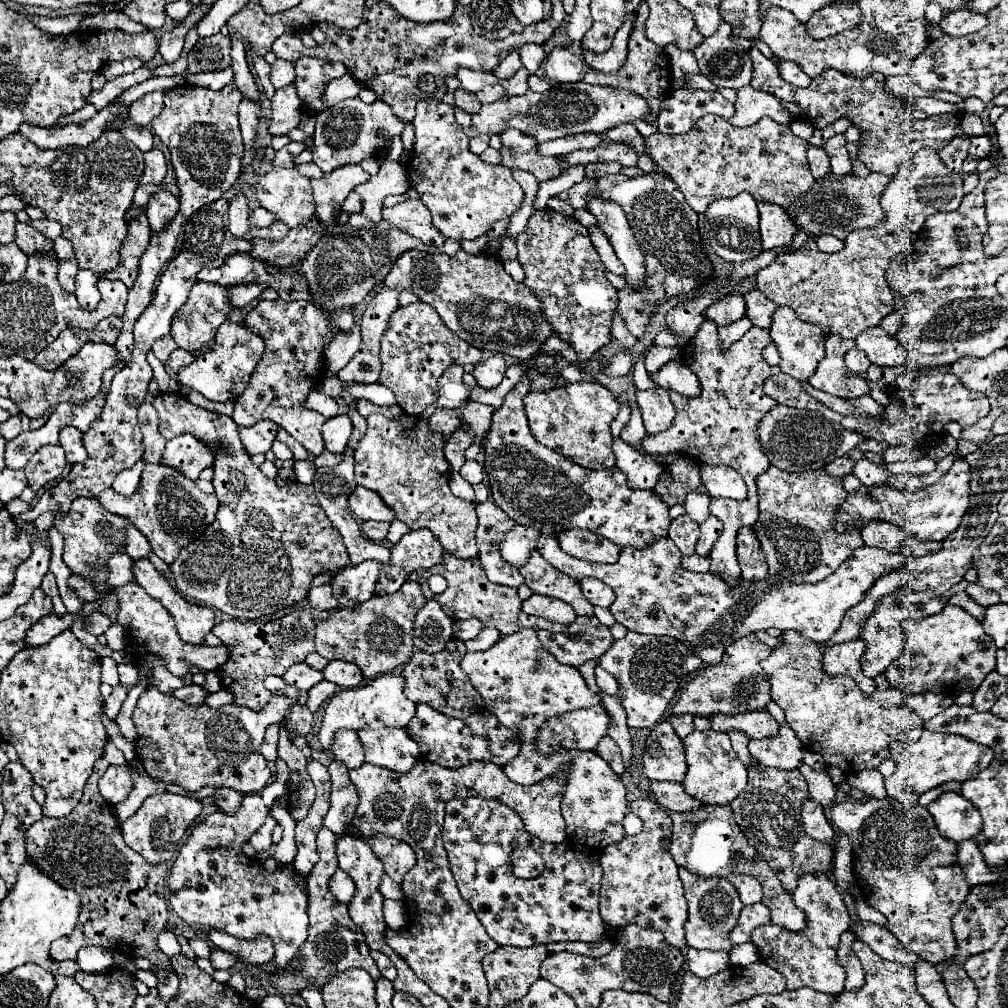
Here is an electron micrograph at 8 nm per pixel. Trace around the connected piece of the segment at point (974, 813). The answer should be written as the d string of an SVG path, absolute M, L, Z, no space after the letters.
M942 793L926 807L942 837L956 843L974 839L982 831L982 817L978 809L960 793Z

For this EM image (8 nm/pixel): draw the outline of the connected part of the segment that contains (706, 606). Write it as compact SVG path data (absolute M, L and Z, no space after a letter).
M540 535L538 537L538 551L540 555L546 557L550 565L554 565L558 571L582 579L582 577L596 577L610 585L616 593L616 601L610 605L610 611L618 623L622 623L628 631L636 633L652 633L652 635L668 635L684 645L690 647L694 655L698 655L706 665L716 665L722 659L722 653L728 645L738 641L740 637L746 637L754 631L766 631L770 627L776 627L780 631L796 631L802 637L824 643L836 629L840 627L840 621L844 613L850 609L850 605L856 605L862 601L864 591L870 589L870 585L880 579L884 573L892 569L900 569L906 563L906 557L902 553L884 553L882 549L872 549L872 547L860 547L850 555L836 573L826 577L824 581L810 585L810 583L790 583L786 579L778 577L768 577L768 581L744 581L740 577L740 583L736 587L730 587L722 577L714 573L694 573L682 569L682 553L674 545L672 539L662 537L656 541L656 545L650 545L648 549L622 549L620 559L614 565L604 565L604 563L588 563L576 557L570 557L564 553L558 545L558 539L554 535Z

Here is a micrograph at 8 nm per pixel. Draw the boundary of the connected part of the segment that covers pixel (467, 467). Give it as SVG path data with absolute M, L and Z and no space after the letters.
M464 461L464 467L460 469L460 475L468 481L468 483L480 483L482 481L482 467L476 461Z

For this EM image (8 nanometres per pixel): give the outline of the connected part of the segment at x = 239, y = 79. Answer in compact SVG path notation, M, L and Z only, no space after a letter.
M232 35L232 69L234 69L234 81L238 85L238 89L242 91L244 97L252 97L254 101L258 101L258 87L256 81L248 69L246 63L246 51L244 51L244 43L238 35Z

